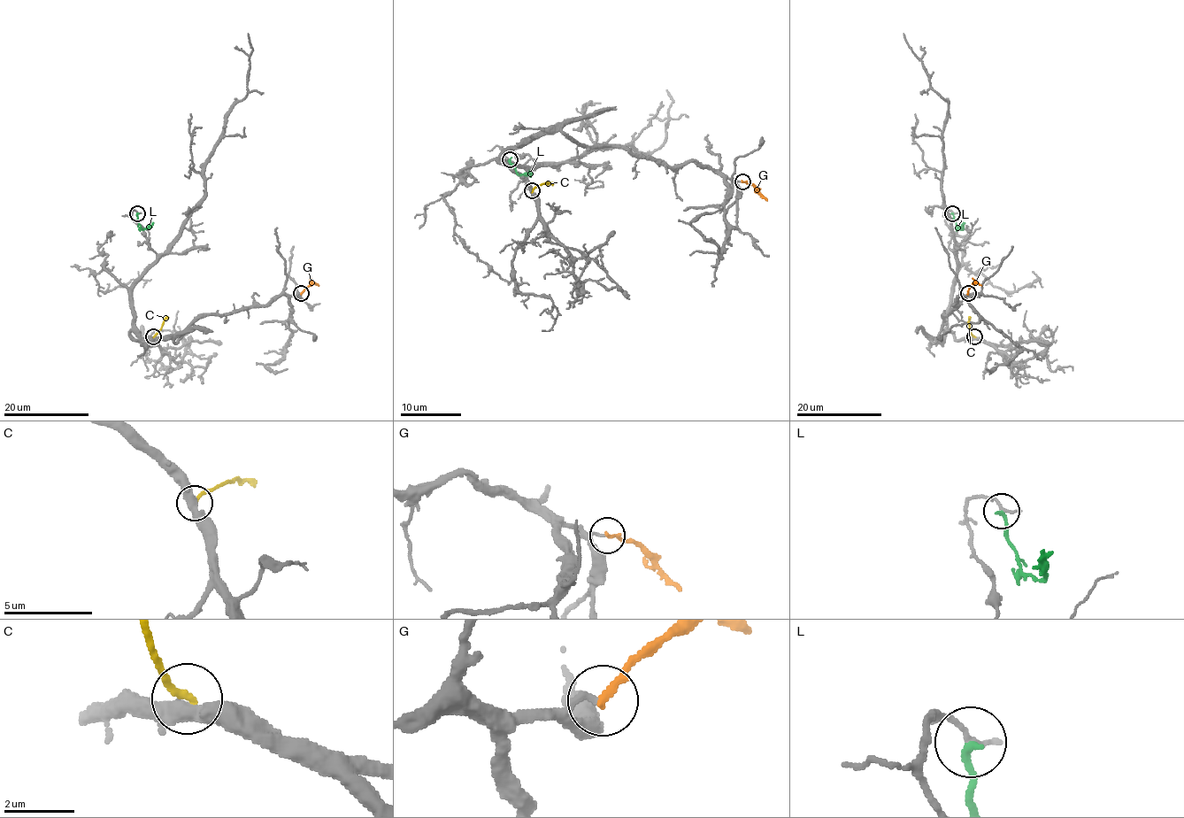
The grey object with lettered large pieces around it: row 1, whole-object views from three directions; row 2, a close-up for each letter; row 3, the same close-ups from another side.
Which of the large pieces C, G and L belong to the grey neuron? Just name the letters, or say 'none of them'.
none of them

